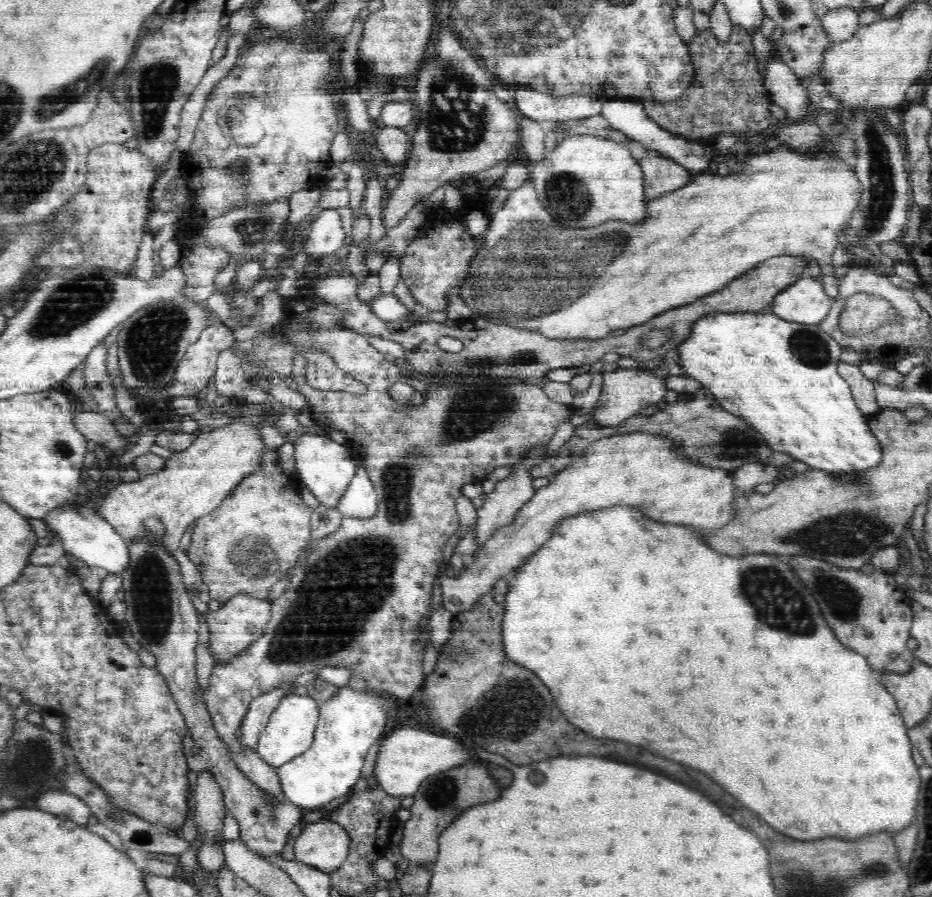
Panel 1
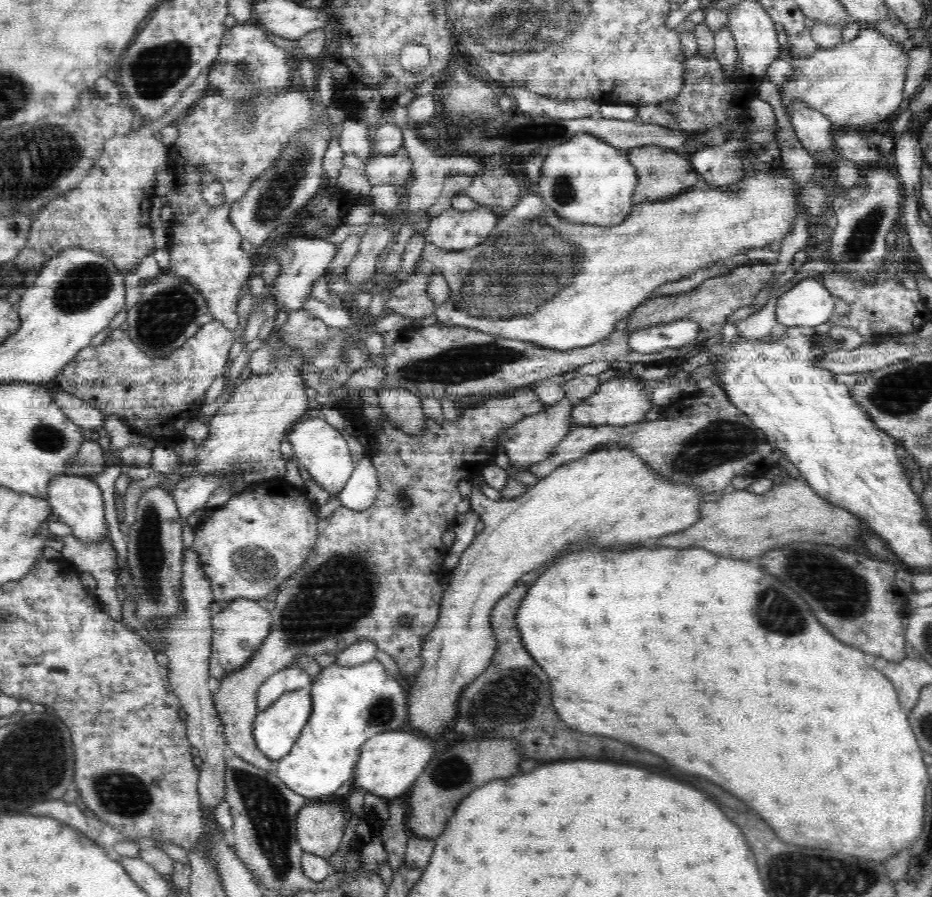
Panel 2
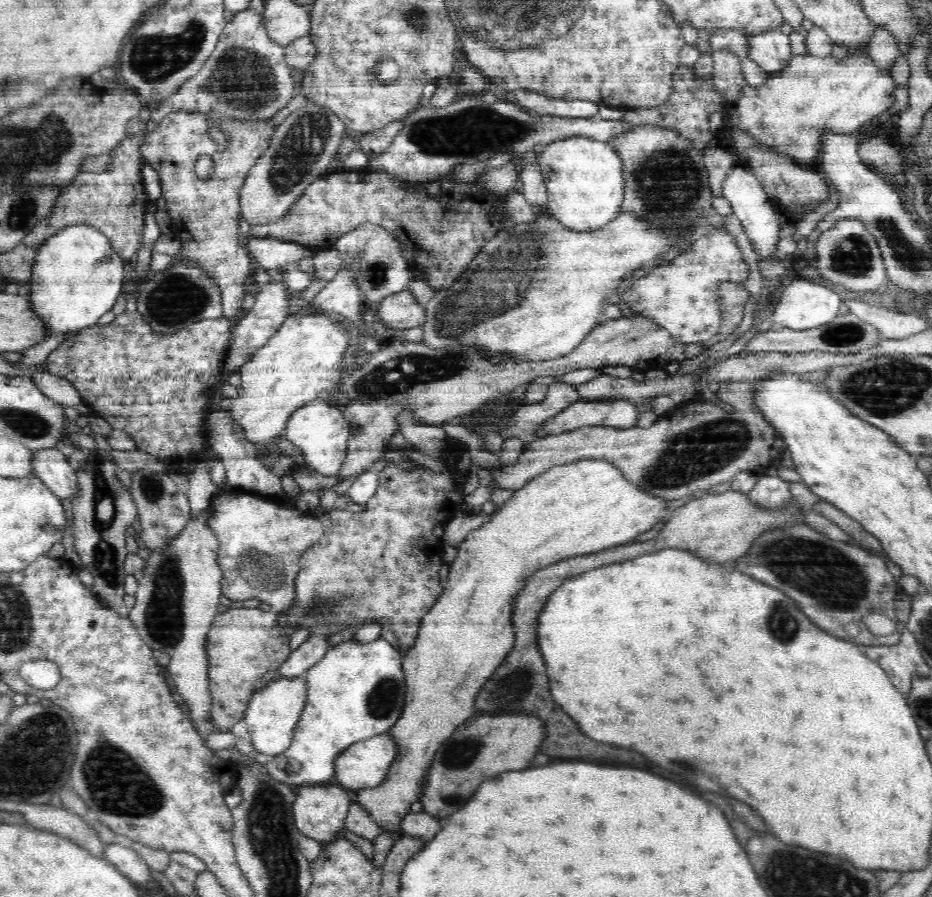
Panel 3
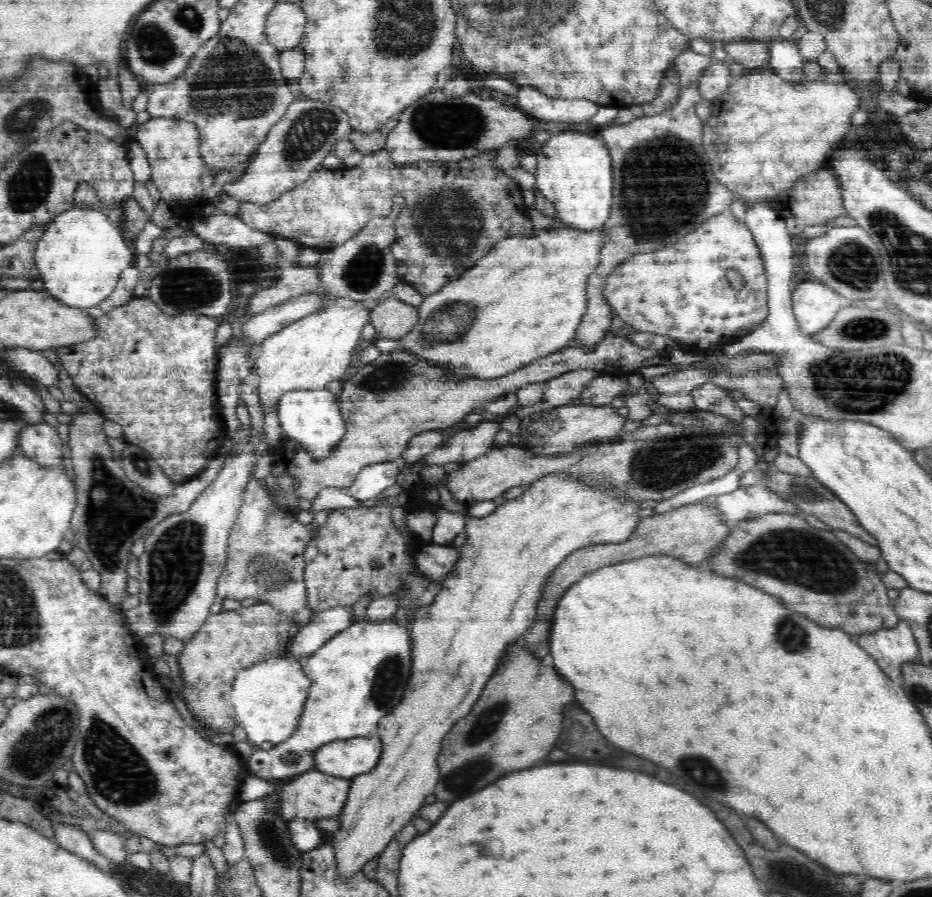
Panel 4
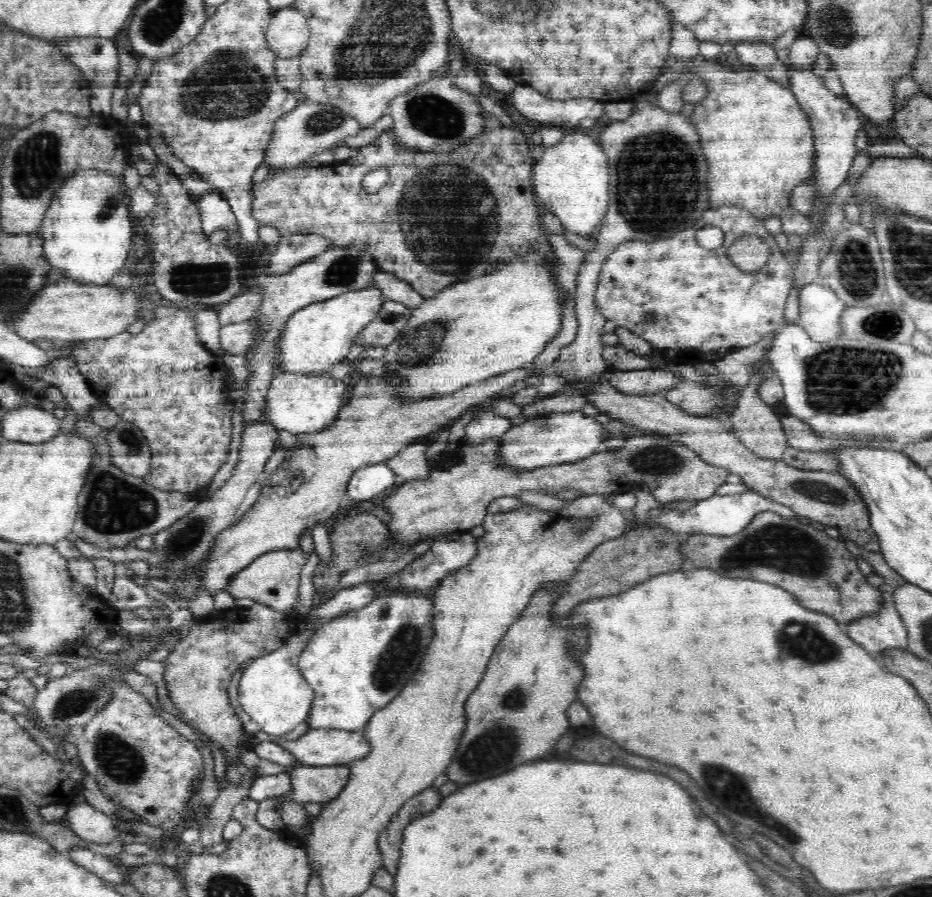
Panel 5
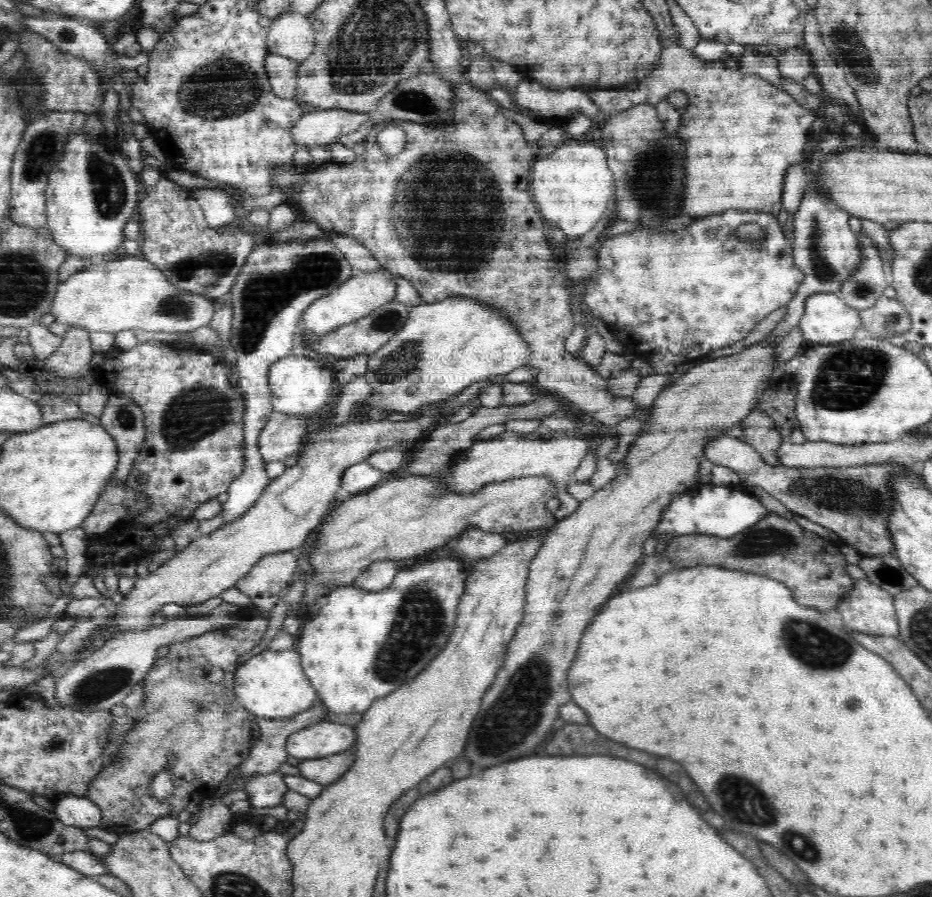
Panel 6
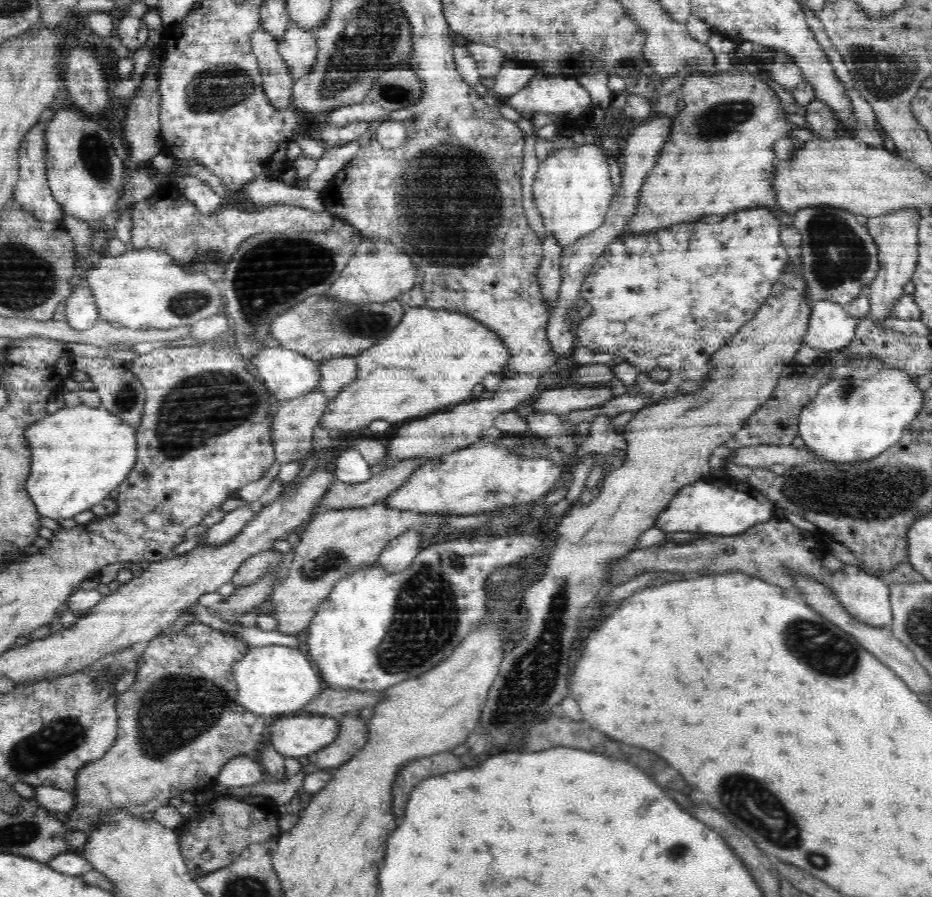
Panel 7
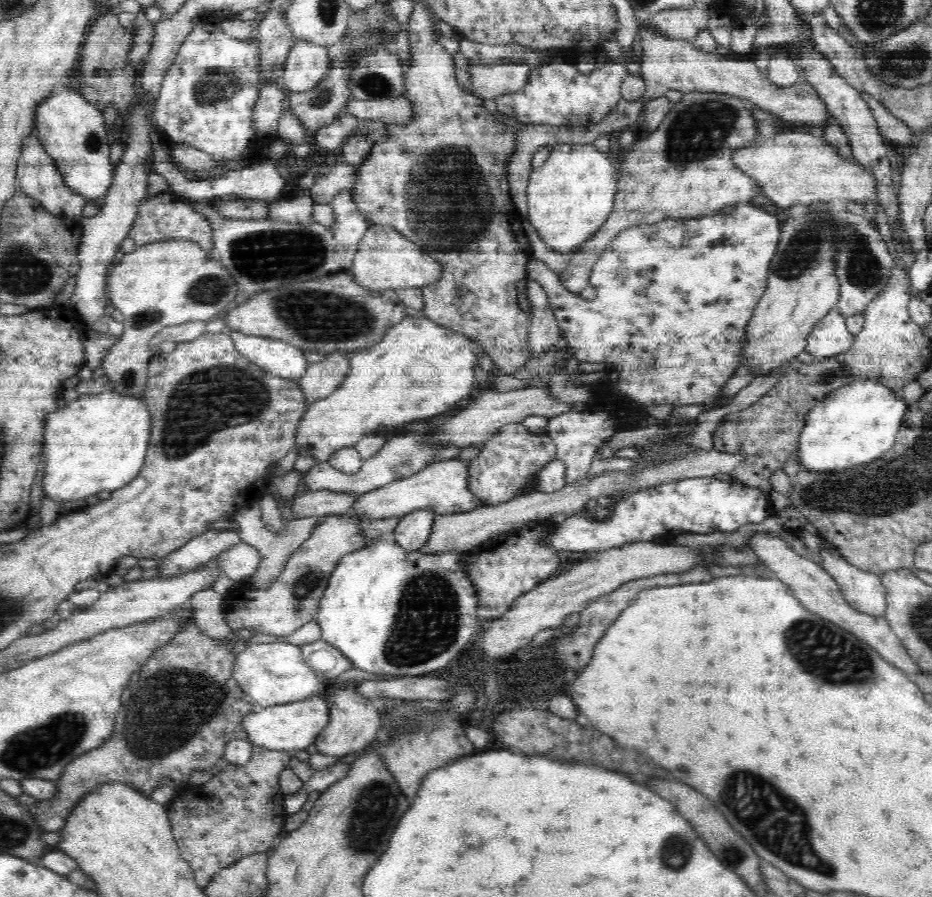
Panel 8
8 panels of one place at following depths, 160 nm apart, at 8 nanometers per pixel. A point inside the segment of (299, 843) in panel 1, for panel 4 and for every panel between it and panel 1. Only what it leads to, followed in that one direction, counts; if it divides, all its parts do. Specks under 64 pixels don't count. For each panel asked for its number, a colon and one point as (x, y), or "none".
2: (320, 827)
3: (319, 812)
4: (312, 795)

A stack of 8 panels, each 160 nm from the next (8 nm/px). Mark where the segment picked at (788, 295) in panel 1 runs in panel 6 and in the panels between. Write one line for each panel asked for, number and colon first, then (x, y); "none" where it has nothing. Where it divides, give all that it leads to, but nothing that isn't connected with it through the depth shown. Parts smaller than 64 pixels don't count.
2: (808, 303)
3: (802, 305)
4: (814, 304)
5: (820, 310)
6: (827, 319)

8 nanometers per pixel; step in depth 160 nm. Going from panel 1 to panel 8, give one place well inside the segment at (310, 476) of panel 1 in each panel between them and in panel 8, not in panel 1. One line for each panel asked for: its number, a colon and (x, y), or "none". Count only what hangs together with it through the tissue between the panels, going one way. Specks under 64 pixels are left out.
2: (319, 448)
3: (321, 432)
4: (311, 416)
5: (300, 403)
6: (301, 384)
7: (286, 373)
8: (279, 358)

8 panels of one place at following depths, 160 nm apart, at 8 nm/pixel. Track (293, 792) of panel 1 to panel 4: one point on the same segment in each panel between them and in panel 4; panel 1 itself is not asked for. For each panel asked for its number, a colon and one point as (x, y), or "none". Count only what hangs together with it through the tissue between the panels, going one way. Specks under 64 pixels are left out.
2: (350, 703)
3: (355, 692)
4: (360, 673)

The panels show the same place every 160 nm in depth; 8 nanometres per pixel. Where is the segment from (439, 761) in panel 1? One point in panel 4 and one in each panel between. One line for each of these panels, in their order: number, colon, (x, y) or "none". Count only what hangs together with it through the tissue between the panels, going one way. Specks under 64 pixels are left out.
2: (388, 764)
3: (364, 764)
4: (347, 758)

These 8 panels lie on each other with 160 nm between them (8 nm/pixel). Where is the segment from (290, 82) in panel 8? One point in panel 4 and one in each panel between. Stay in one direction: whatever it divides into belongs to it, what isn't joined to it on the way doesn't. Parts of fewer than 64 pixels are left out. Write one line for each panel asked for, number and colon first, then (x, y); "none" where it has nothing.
4: (285, 28)
5: (288, 35)
6: (291, 35)
7: (298, 49)

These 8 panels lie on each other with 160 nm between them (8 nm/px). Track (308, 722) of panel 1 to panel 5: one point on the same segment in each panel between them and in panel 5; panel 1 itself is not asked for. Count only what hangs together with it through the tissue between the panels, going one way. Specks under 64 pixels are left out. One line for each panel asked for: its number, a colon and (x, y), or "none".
2: (276, 728)
3: (274, 710)
4: (268, 698)
5: (272, 690)

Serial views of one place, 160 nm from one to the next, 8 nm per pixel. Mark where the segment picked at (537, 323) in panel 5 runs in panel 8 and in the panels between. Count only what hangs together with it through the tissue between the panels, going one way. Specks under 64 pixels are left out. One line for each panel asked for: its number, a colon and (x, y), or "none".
6: (443, 347)
7: (433, 358)
8: (419, 368)

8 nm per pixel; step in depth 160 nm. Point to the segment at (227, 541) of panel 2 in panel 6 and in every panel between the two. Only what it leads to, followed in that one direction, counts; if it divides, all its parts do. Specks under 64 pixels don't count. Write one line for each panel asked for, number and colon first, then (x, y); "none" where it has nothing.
3: (261, 544)
4: (265, 556)
5: (273, 579)
6: (264, 583)

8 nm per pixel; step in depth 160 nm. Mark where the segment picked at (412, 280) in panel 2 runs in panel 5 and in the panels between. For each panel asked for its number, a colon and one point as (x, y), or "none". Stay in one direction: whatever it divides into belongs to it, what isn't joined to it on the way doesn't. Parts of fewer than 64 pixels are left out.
3: (400, 311)
4: (392, 319)
5: (393, 316)

